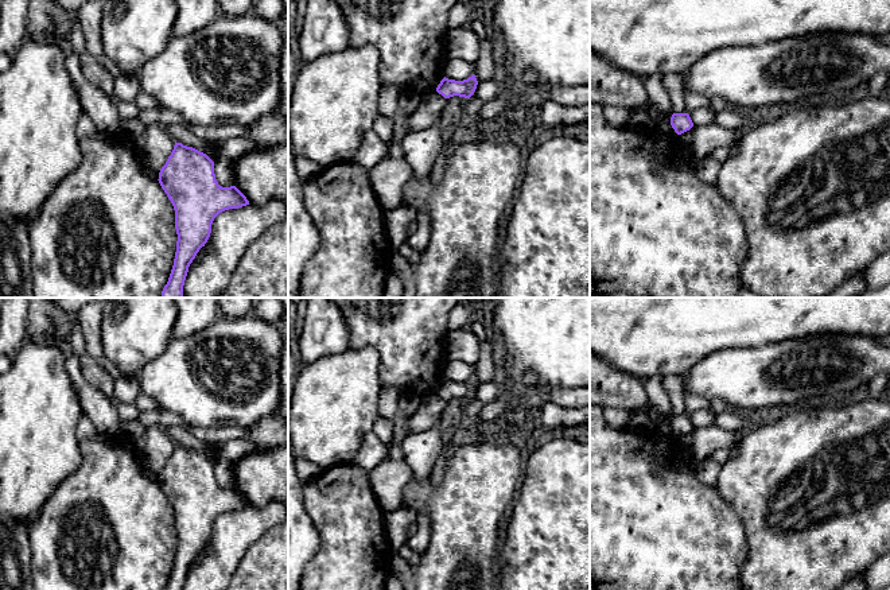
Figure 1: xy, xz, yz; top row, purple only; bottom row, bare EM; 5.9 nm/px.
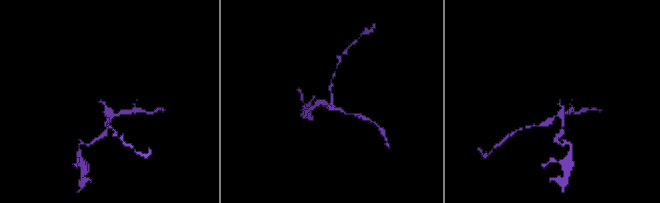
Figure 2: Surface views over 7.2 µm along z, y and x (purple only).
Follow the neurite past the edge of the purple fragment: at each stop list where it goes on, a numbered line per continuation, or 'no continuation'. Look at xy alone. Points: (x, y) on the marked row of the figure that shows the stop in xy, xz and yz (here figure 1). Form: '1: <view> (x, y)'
no continuation

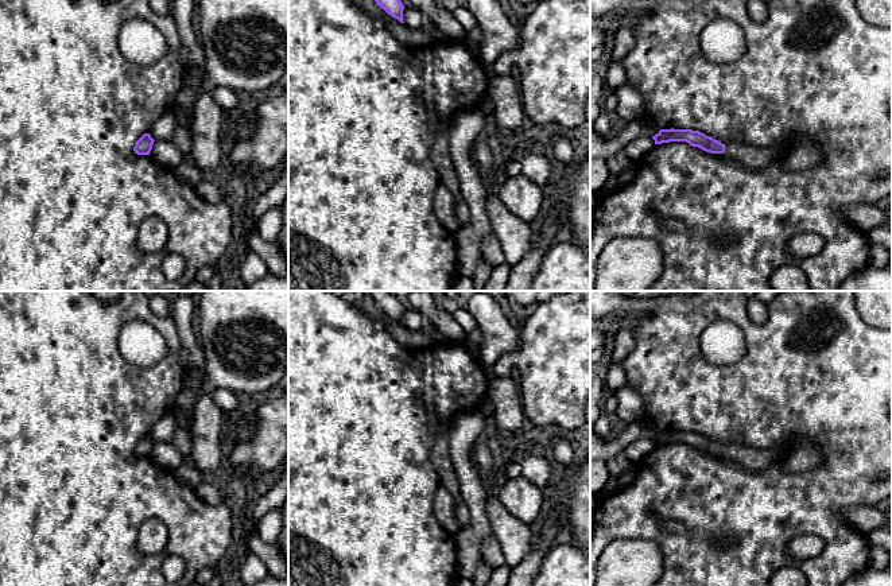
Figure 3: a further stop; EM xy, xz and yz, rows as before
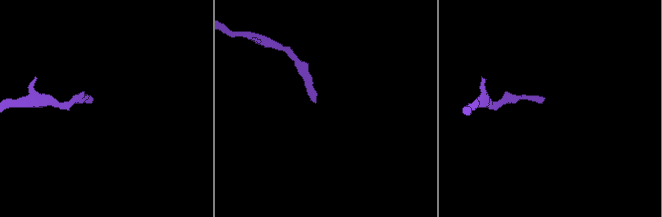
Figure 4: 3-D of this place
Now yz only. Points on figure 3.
1: yz (753, 156)

